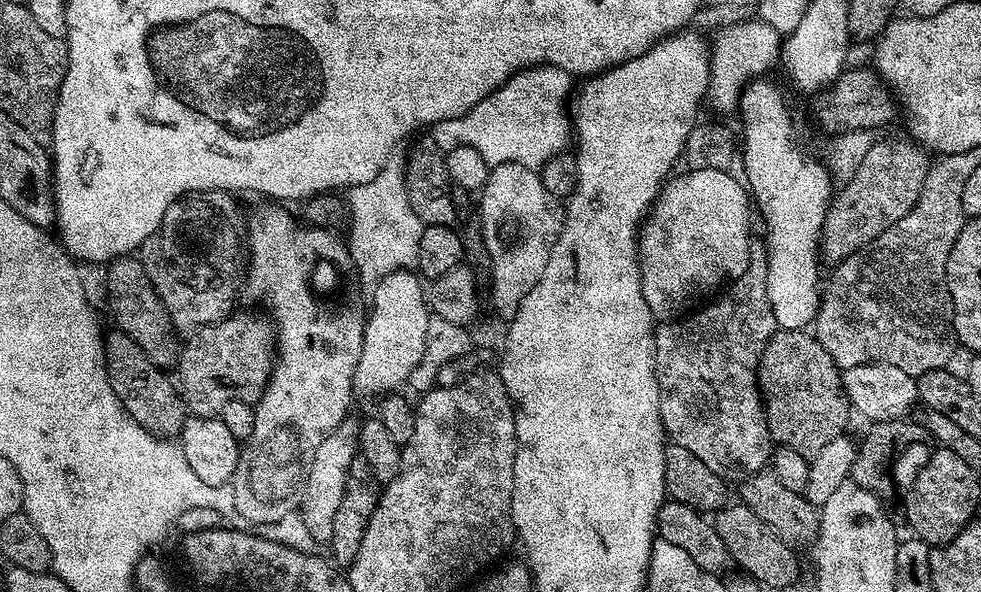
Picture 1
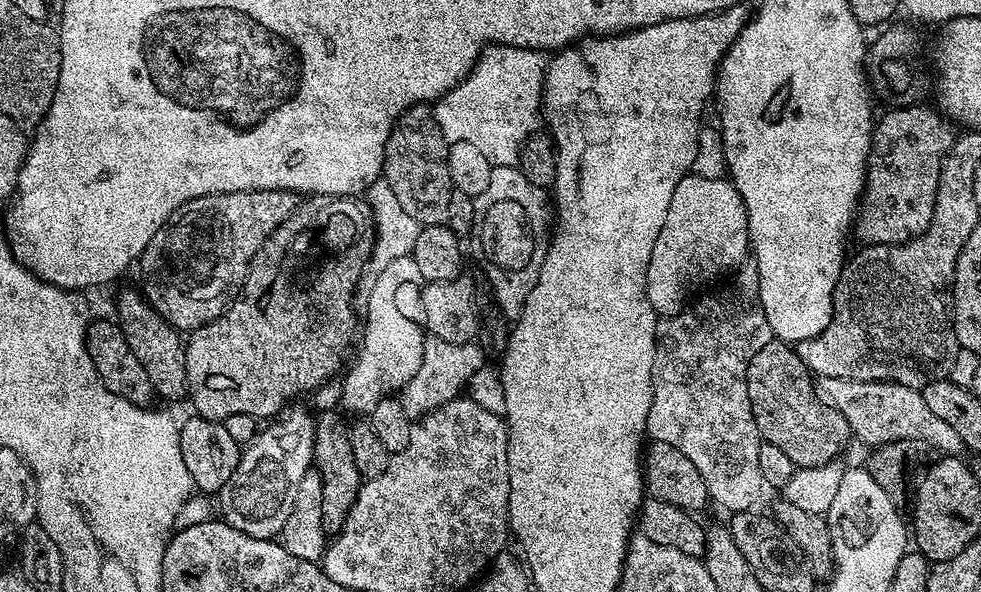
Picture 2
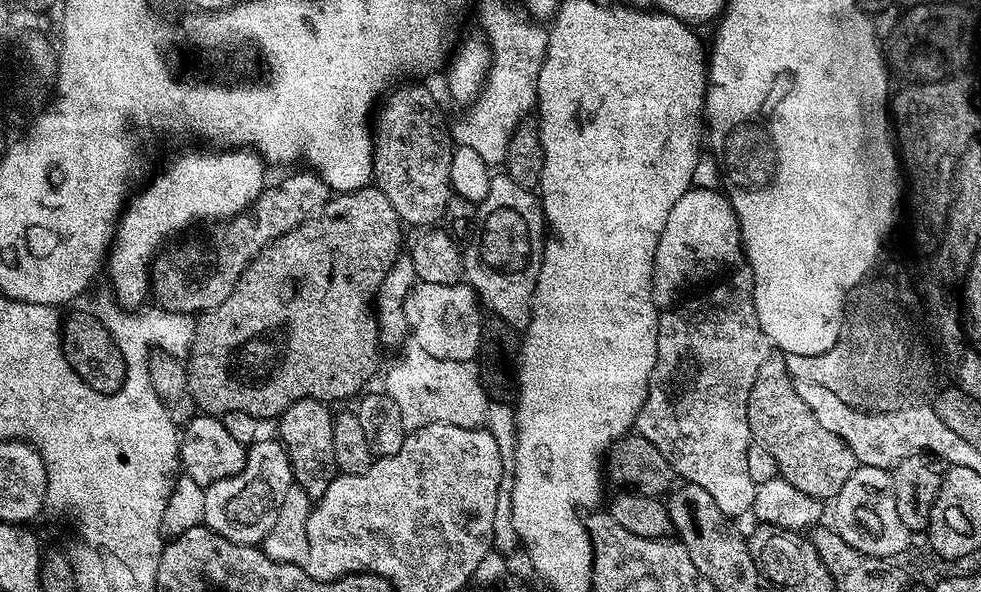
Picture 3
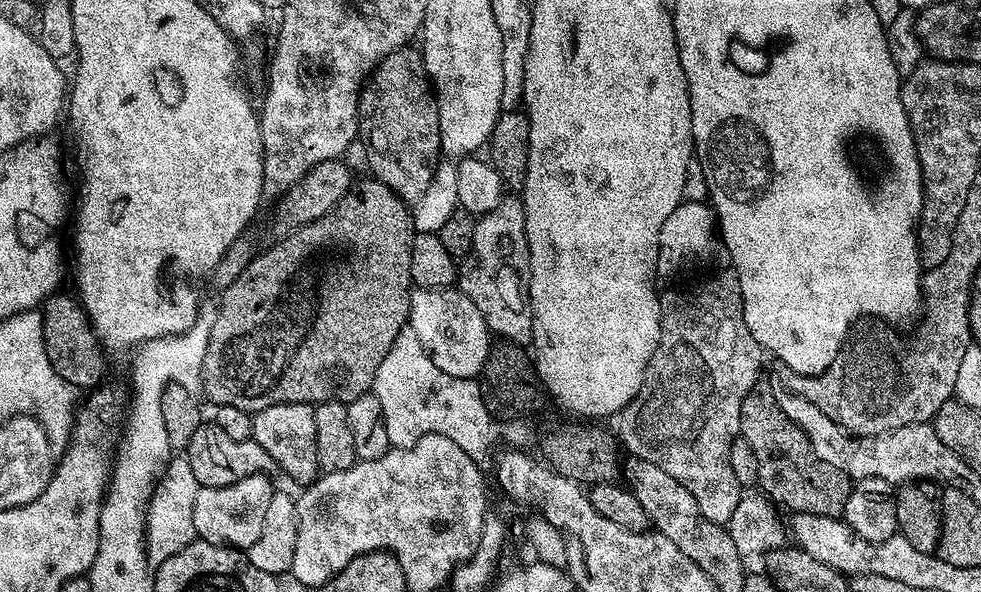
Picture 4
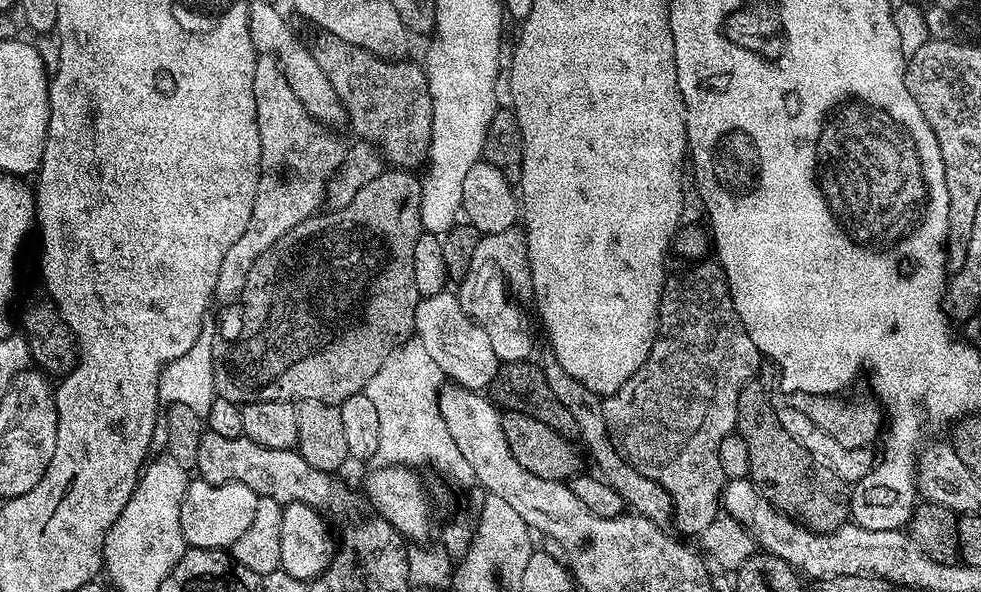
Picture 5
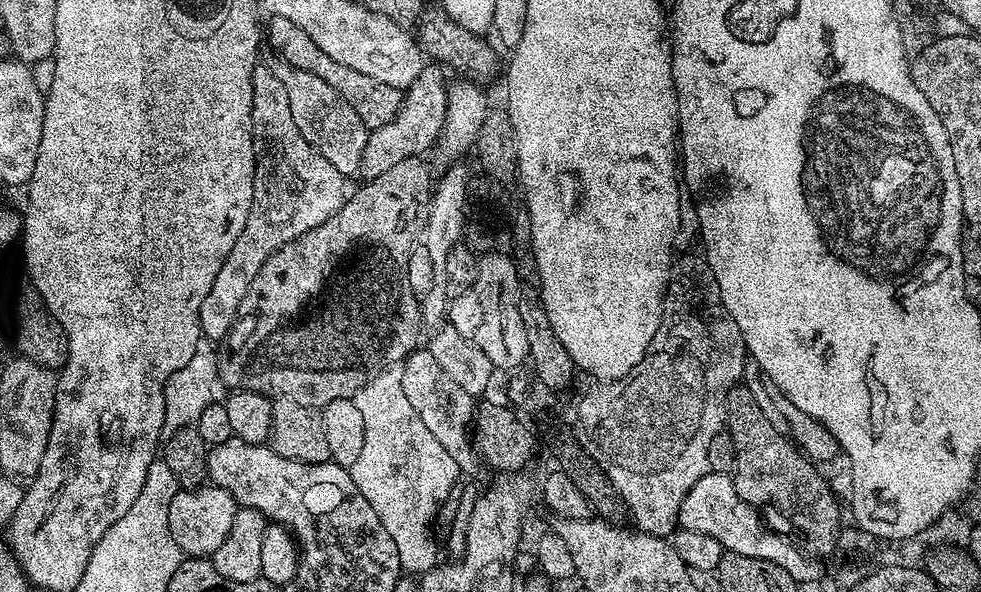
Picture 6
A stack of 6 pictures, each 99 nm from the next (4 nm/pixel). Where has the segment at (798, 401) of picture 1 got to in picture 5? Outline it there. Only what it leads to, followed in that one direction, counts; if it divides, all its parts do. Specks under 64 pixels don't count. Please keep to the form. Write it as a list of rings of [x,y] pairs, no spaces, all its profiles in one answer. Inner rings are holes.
[[[753,378],[738,394],[735,431],[749,454],[749,472],[753,486],[780,512],[796,520],[811,532],[833,532],[849,523],[850,488],[842,478],[818,466],[786,430],[772,409],[770,396],[764,393],[759,379]]]

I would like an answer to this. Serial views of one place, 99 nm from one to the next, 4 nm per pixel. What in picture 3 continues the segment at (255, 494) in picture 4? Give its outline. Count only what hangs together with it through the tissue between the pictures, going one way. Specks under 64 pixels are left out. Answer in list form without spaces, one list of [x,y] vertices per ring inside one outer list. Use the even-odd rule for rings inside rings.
[[[261,438],[247,449],[247,454],[244,468],[239,474],[222,478],[205,487],[204,524],[230,542],[256,546],[274,530],[282,498],[286,498],[286,490],[294,487],[294,481],[288,449],[279,439]]]

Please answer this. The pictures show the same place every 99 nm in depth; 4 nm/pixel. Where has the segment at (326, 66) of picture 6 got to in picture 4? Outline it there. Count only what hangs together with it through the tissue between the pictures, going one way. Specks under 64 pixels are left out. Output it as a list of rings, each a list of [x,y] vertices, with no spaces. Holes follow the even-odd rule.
[[[405,46],[398,50],[394,50],[388,56],[384,57],[382,63],[376,67],[376,71],[372,73],[370,79],[363,85],[360,93],[360,106],[358,109],[358,136],[362,141],[362,144],[364,140],[365,146],[368,147],[368,164],[372,167],[371,175],[375,177],[375,179],[382,181],[386,186],[390,186],[390,190],[394,190],[394,192],[402,197],[402,199],[409,202],[419,202],[423,198],[423,195],[426,194],[426,190],[429,189],[432,179],[435,178],[437,167],[442,160],[437,95],[430,83],[427,70],[424,68],[421,49],[419,47]]]

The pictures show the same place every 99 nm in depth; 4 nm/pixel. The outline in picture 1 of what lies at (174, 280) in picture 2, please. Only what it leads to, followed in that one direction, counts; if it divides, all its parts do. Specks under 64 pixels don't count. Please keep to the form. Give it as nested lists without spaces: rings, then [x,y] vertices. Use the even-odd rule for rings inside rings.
[[[194,192],[187,196],[181,196],[166,210],[158,230],[154,230],[154,234],[150,234],[150,238],[146,238],[138,249],[140,265],[146,270],[154,290],[160,296],[160,301],[166,306],[168,317],[172,320],[173,329],[179,330],[181,333],[183,333],[182,331],[184,331],[184,334],[191,333],[197,328],[205,328],[208,324],[217,324],[219,320],[224,320],[226,317],[233,315],[235,308],[232,307],[236,304],[236,279],[239,276],[241,279],[246,268],[246,240],[242,235],[242,216],[240,220],[240,208],[236,205],[236,200],[235,195],[227,192]]]

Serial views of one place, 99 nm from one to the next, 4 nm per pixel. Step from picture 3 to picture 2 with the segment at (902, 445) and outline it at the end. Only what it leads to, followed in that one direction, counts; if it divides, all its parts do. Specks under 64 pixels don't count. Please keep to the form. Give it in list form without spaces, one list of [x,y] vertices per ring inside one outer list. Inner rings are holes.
[[[816,376],[814,387],[816,397],[823,404],[840,412],[842,418],[846,418],[853,437],[868,444],[867,446],[921,440],[924,444],[933,444],[934,447],[941,448],[941,453],[944,454],[956,454],[961,451],[962,445],[958,434],[954,434],[954,430],[950,430],[950,425],[942,422],[942,418],[938,418],[938,414],[934,414],[934,410],[926,406],[926,398],[921,389],[894,384],[890,380],[858,382],[825,376]]]

